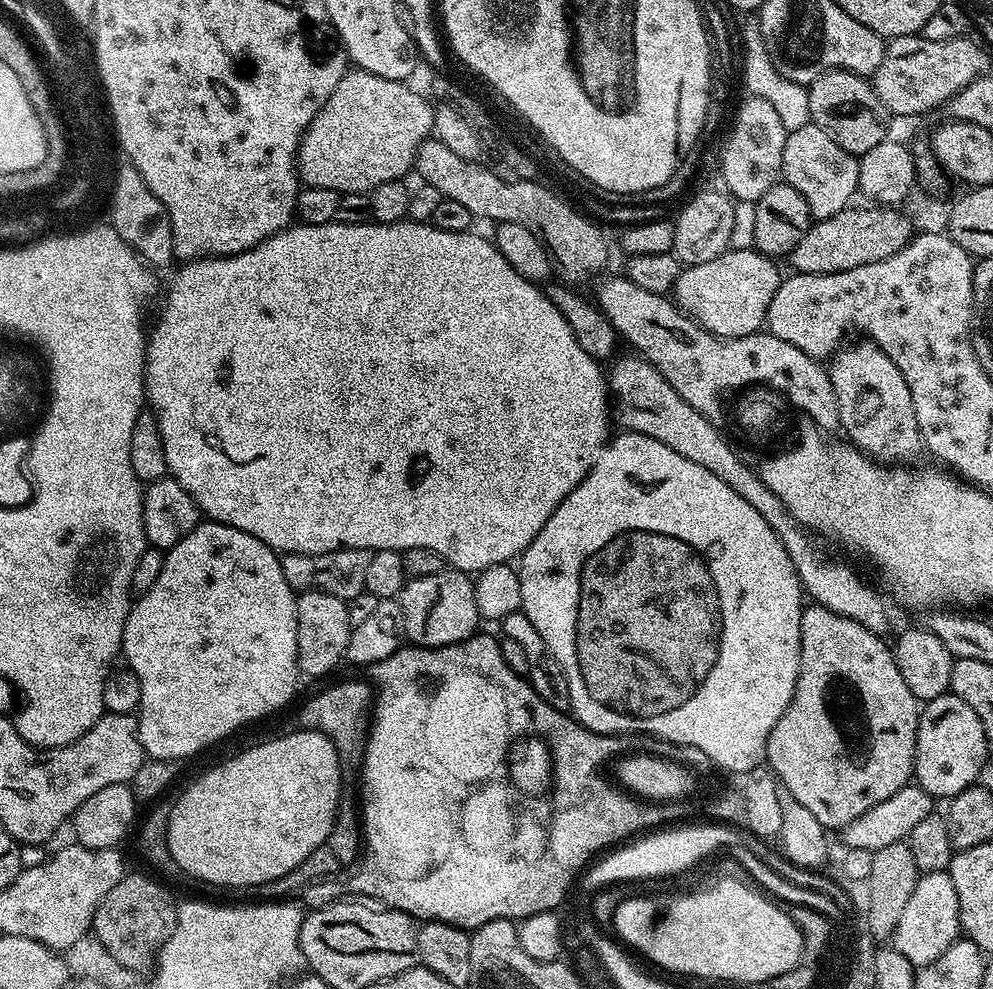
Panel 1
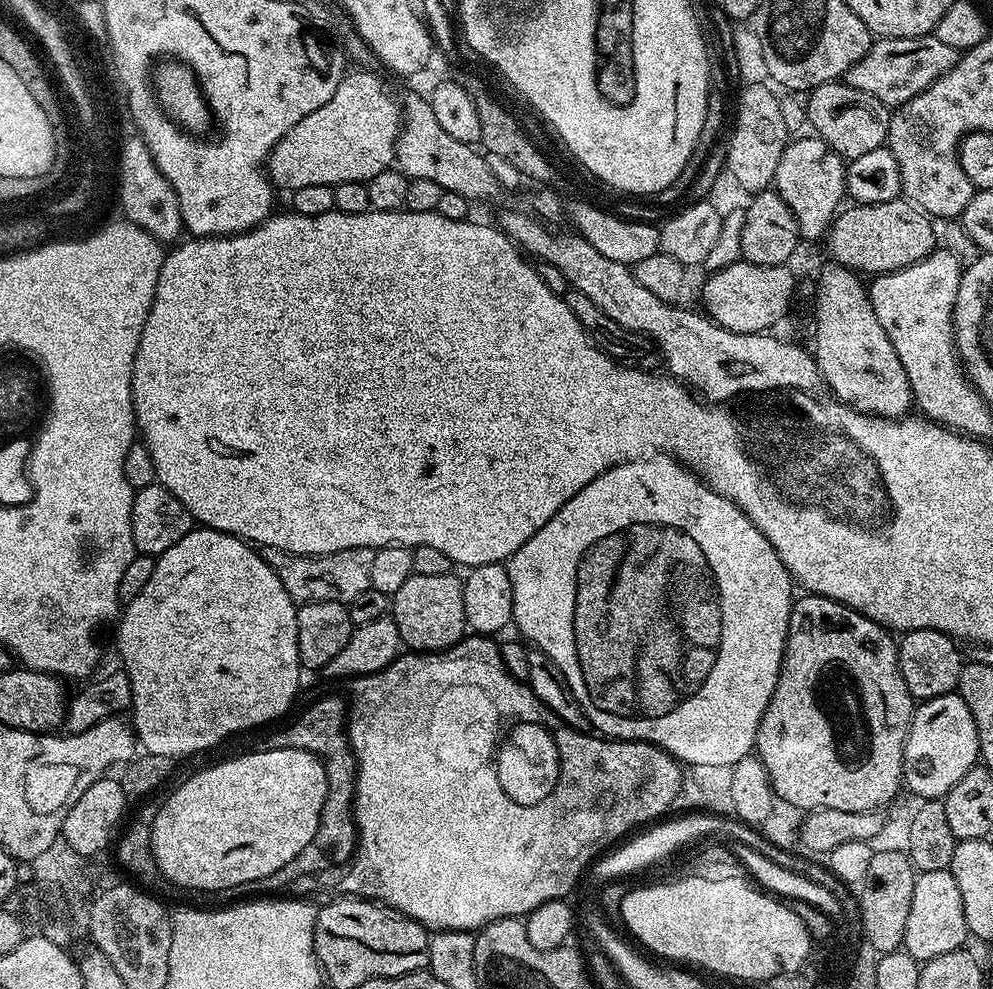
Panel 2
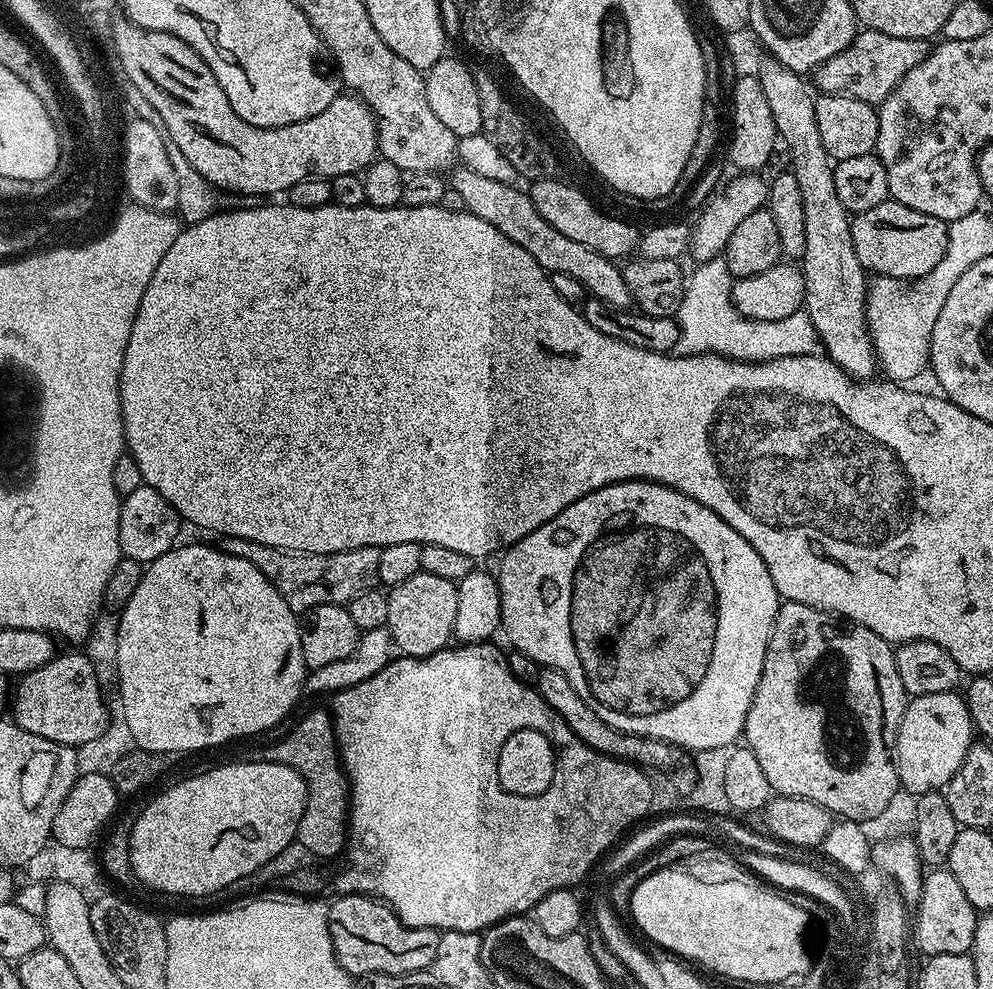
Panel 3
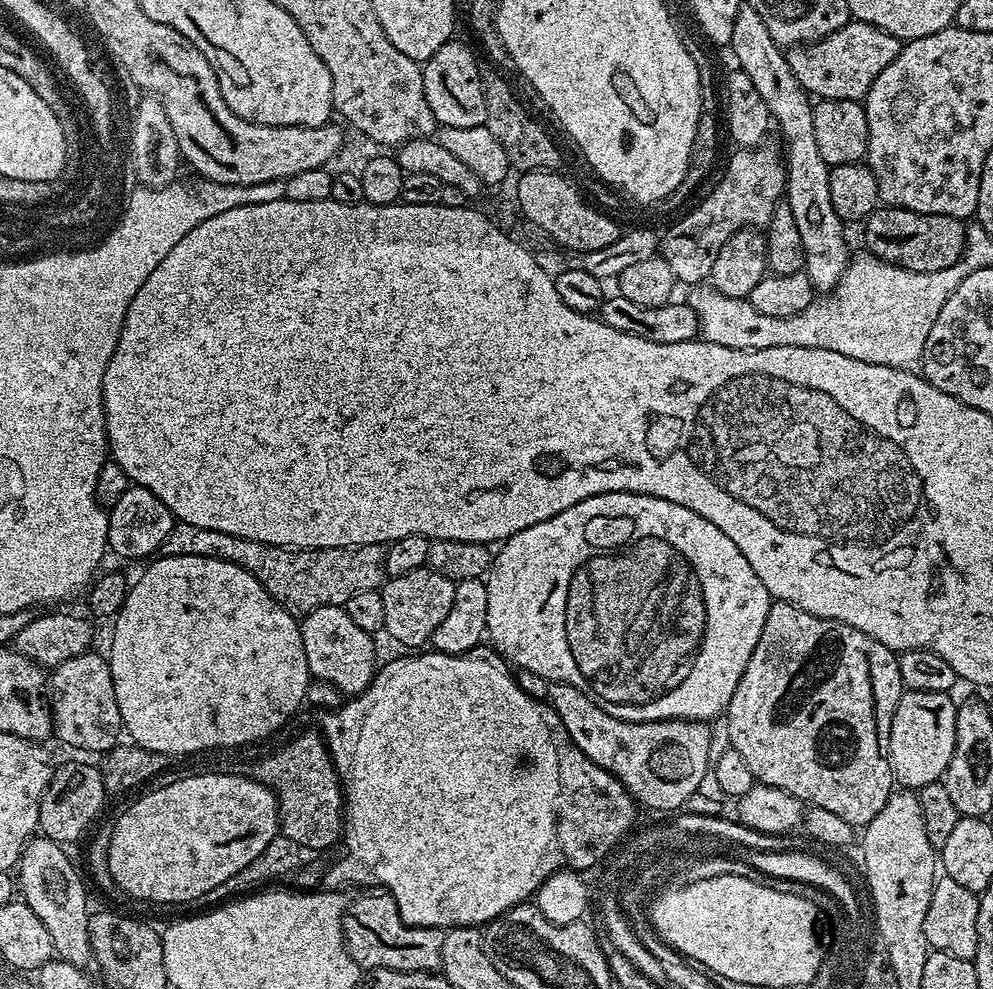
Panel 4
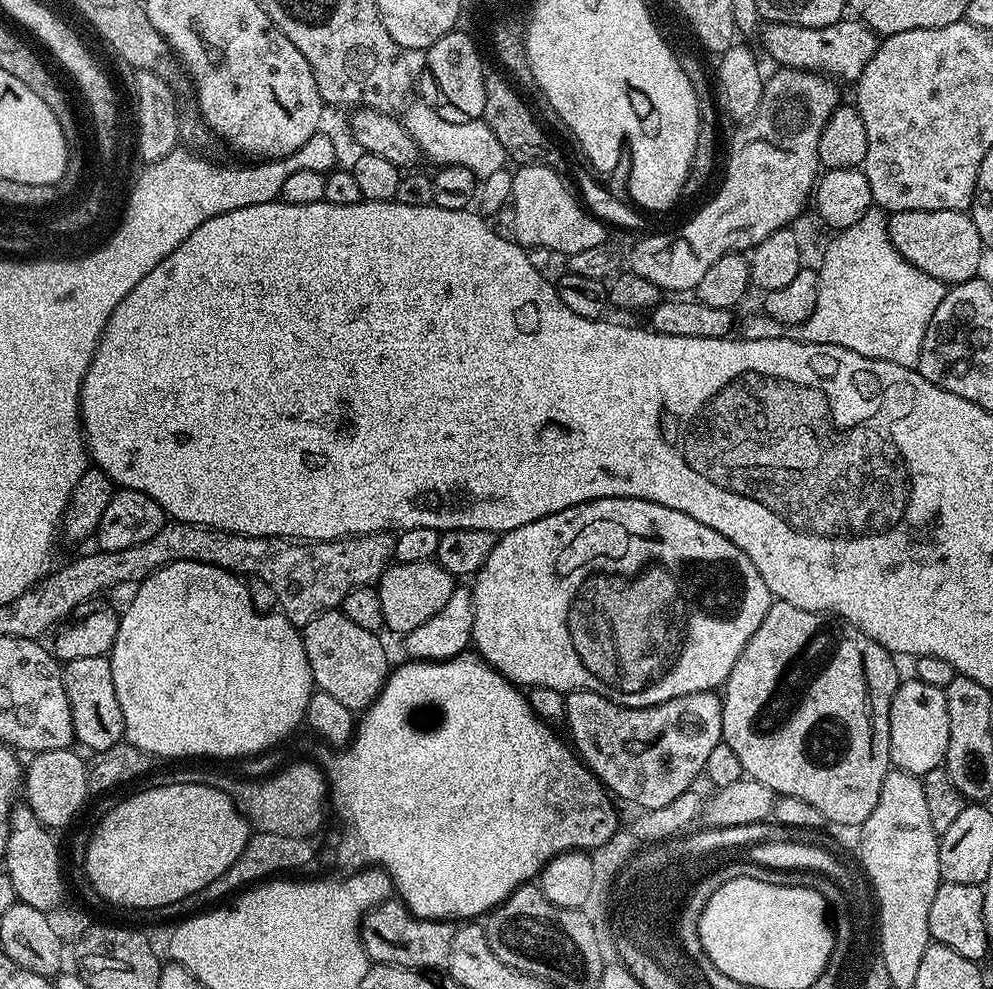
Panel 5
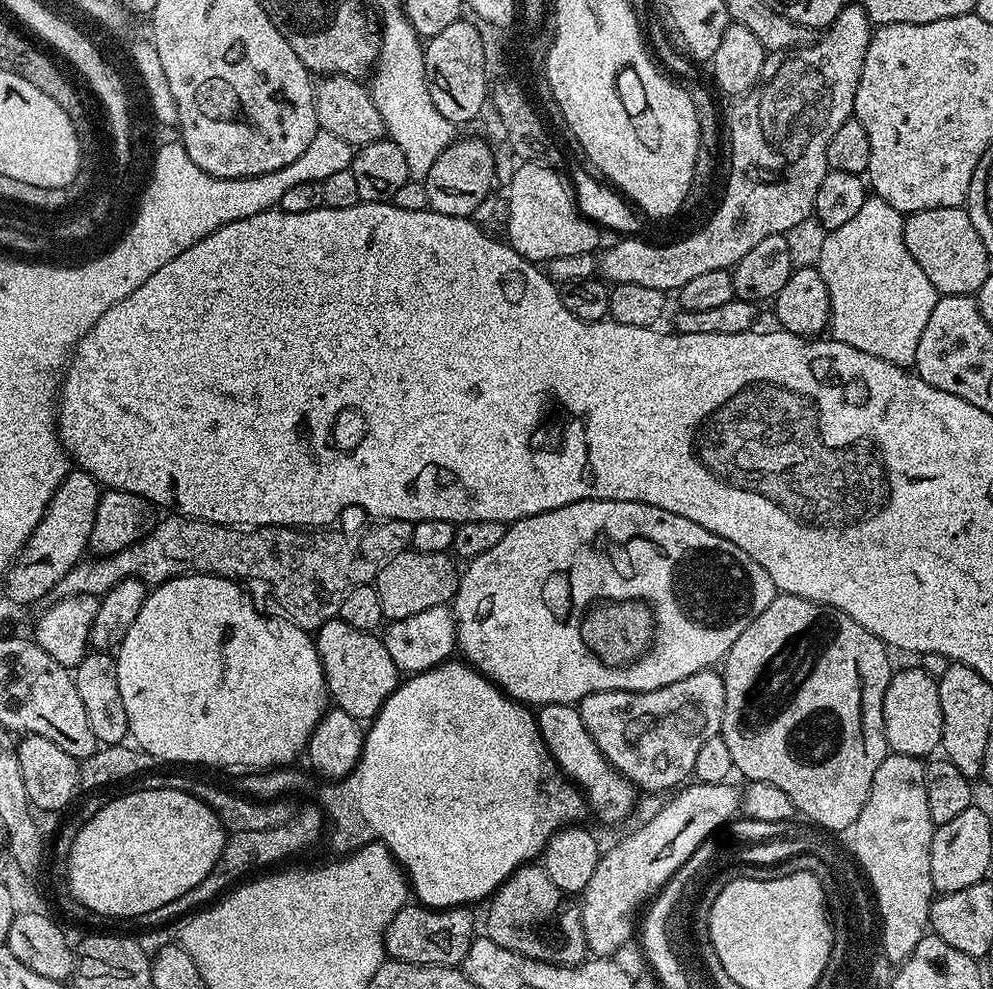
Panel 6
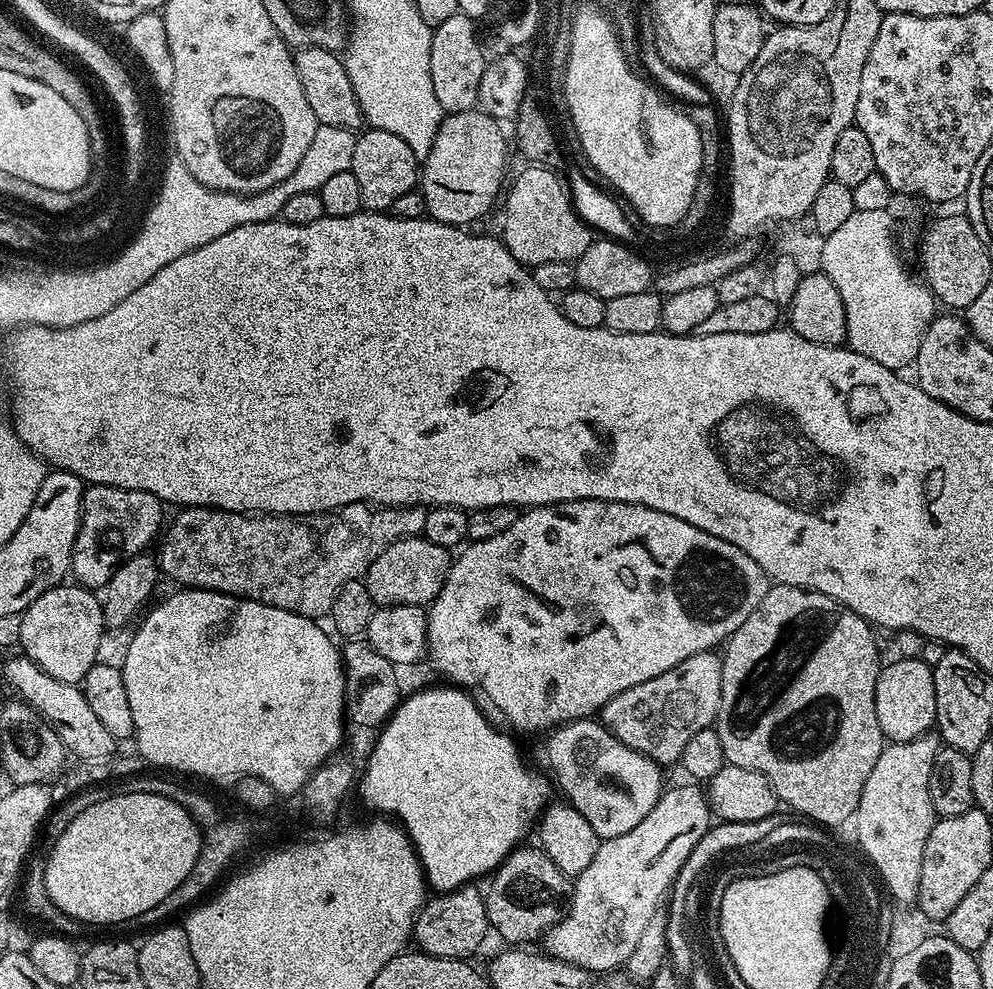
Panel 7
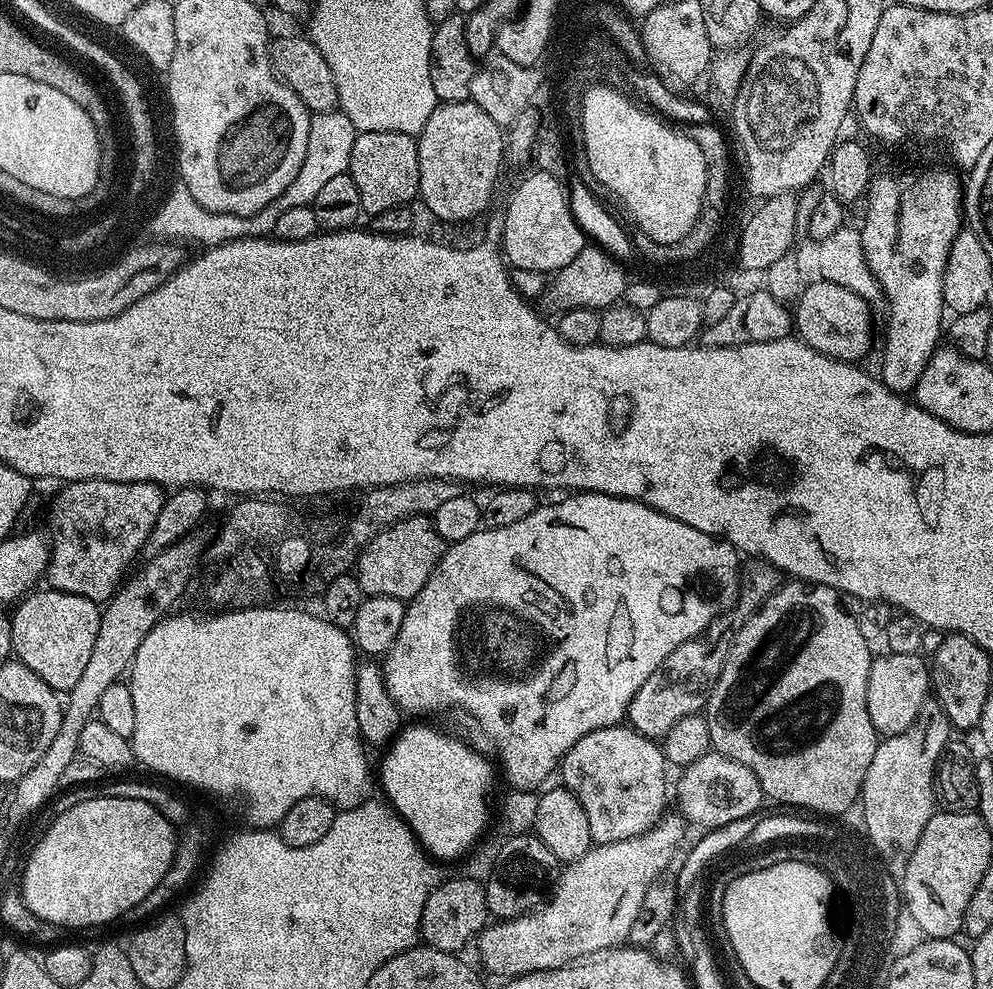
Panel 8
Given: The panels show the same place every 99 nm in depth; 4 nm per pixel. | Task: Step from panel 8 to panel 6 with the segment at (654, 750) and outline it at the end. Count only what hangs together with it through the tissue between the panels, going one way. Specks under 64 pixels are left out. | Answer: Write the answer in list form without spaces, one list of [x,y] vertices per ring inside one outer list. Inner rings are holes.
[[[545,704],[535,713],[540,737],[557,766],[568,775],[569,780],[584,794],[591,815],[597,816],[604,824],[627,821],[638,803],[636,785],[625,780],[598,750],[594,738],[586,730],[576,704]]]

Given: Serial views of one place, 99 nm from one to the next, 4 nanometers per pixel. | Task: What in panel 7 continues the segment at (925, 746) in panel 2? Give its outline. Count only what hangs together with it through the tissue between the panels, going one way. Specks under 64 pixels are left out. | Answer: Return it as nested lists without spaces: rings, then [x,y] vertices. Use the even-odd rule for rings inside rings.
[[[919,658],[892,662],[881,667],[874,706],[878,710],[878,726],[885,741],[901,744],[933,731],[936,723],[936,699],[932,670],[932,666]]]

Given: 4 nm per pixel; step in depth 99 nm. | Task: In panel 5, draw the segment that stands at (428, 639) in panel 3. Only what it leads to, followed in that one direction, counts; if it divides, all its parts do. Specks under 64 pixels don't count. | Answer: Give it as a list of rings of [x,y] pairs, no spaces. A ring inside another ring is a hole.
[[[435,560],[426,562],[389,563],[379,578],[376,593],[382,598],[382,618],[387,631],[403,634],[418,630],[422,622],[434,618],[450,602],[454,587],[454,577]]]

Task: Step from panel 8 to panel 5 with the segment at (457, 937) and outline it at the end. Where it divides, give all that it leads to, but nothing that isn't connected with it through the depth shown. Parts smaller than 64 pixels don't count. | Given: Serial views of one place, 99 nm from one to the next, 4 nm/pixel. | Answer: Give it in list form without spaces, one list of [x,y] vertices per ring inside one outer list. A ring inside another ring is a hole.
[[[389,898],[377,908],[372,909],[360,922],[360,940],[369,961],[376,964],[396,964],[399,968],[415,968],[417,970],[436,970],[439,966],[447,965],[450,946],[454,946],[456,928],[446,920],[423,920],[421,916],[414,916],[399,899]]]

